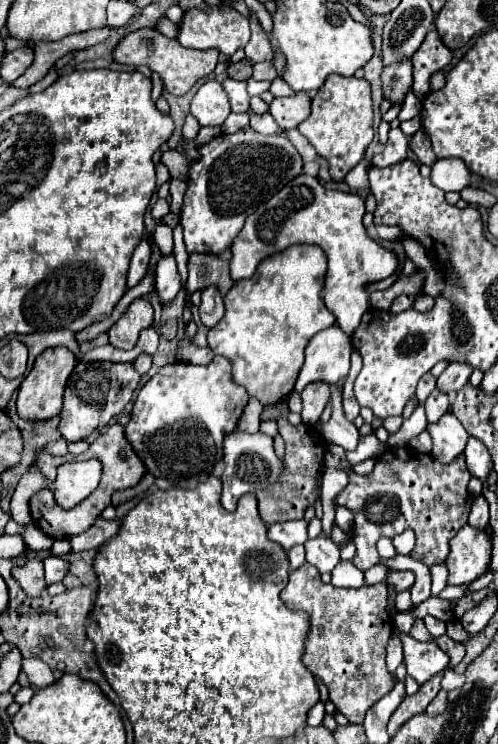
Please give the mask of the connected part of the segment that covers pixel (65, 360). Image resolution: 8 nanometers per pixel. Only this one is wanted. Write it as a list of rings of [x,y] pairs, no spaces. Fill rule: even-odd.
[[[65,346],[47,348],[35,360],[31,372],[25,376],[25,380],[21,382],[21,386],[17,390],[17,414],[23,420],[31,420],[31,422],[45,422],[45,420],[55,418],[61,410],[63,388],[65,388],[65,382],[71,374],[71,368],[75,368],[75,362],[77,360],[69,348],[65,348]]]

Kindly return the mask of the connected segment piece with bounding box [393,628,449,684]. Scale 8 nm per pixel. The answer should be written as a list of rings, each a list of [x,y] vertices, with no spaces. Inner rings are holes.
[[[393,630],[401,642],[403,642],[403,662],[407,668],[407,674],[417,680],[417,684],[425,684],[429,678],[433,678],[437,672],[445,670],[449,664],[447,654],[439,650],[433,642],[417,642],[409,634]]]

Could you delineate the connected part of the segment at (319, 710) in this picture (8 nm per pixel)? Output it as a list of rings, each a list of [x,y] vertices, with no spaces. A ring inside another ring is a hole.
[[[319,700],[309,712],[307,712],[307,726],[319,726],[321,720],[325,716],[325,708],[323,708],[323,702]]]

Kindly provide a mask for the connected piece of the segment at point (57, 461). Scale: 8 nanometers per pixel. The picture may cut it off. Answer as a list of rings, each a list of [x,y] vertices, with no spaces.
[[[43,450],[43,452],[35,458],[35,468],[37,468],[47,480],[53,480],[57,466],[61,466],[63,462],[71,462],[71,460],[73,460],[71,454],[69,454],[69,456],[53,456],[53,454],[49,454],[49,452]]]

